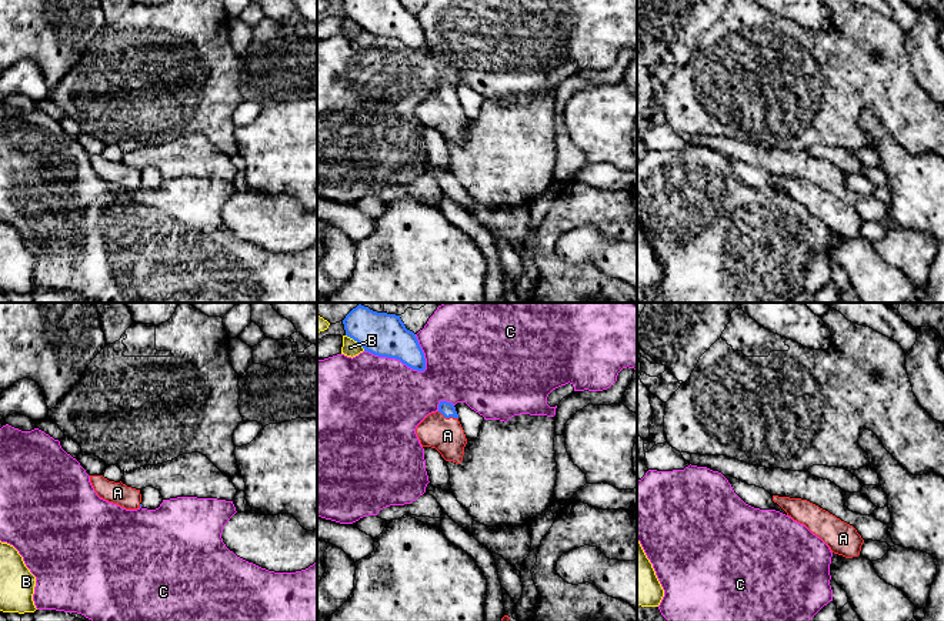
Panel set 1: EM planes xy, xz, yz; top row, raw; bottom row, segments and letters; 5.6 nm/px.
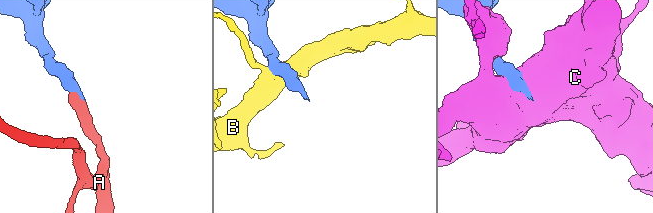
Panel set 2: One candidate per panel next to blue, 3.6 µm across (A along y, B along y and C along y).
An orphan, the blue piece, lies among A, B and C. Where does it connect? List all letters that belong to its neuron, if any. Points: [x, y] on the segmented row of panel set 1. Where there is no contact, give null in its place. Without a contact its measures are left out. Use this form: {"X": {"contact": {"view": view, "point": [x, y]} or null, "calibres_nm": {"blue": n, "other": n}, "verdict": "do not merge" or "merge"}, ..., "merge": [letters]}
{"A": {"contact": {"view": "xz", "point": [447, 417]}, "calibres_nm": {"blue": 80, "other": 190}, "verdict": "merge"}, "B": {"contact": {"view": "xz", "point": [356, 340]}, "calibres_nm": {"blue": 240, "other": 90}, "verdict": "do not merge"}, "C": {"contact": {"view": "xz", "point": [396, 359]}, "calibres_nm": {"blue": 240, "other": 480}, "verdict": "do not merge"}, "merge": ["A"]}

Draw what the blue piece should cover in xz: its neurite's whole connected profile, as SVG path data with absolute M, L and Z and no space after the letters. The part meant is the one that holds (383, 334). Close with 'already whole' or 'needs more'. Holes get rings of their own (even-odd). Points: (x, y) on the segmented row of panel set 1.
M358 304L343 320L346 335L364 351L400 360L407 367L424 371L426 358L416 334L406 328L400 315L377 313Z | already whole

